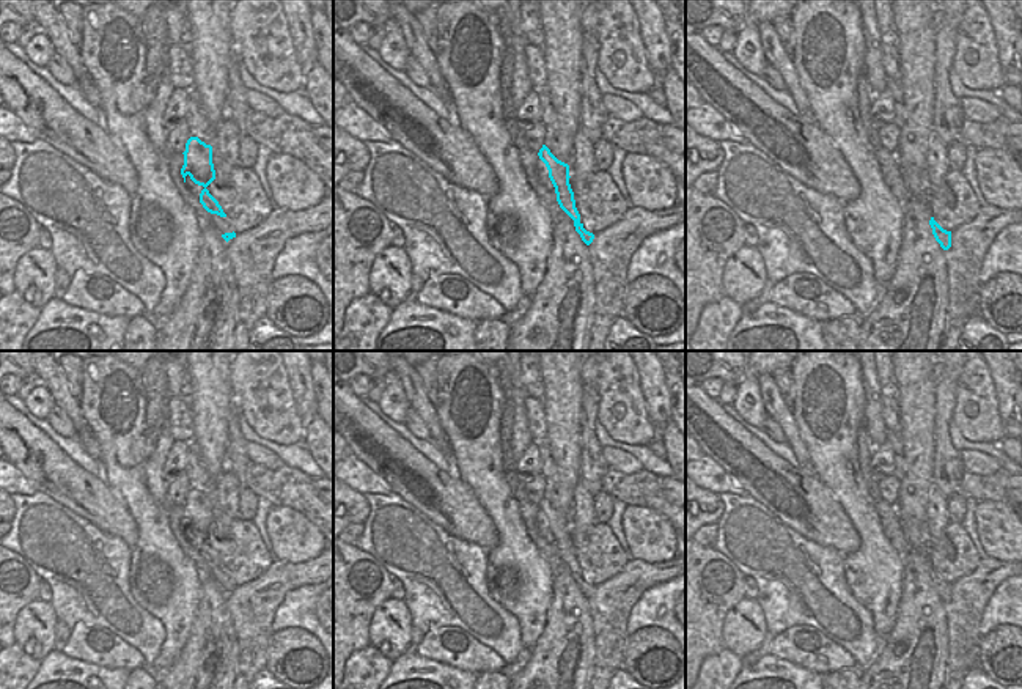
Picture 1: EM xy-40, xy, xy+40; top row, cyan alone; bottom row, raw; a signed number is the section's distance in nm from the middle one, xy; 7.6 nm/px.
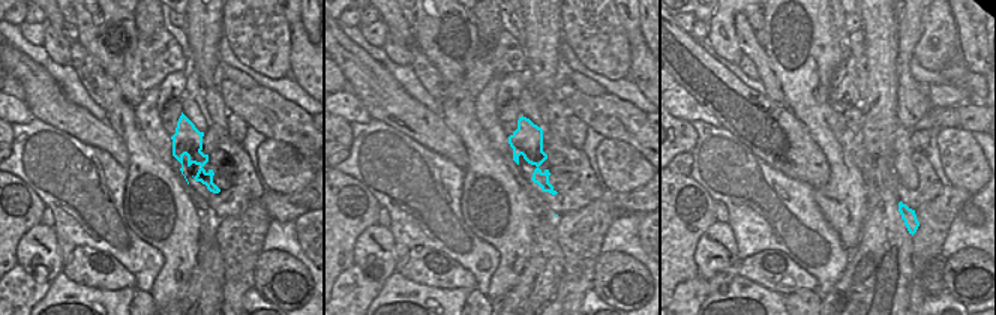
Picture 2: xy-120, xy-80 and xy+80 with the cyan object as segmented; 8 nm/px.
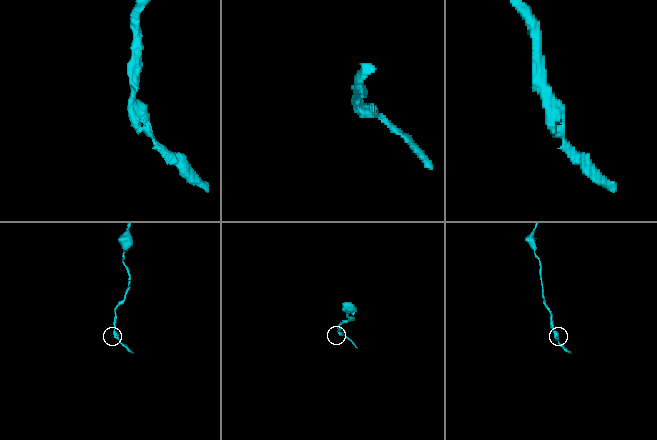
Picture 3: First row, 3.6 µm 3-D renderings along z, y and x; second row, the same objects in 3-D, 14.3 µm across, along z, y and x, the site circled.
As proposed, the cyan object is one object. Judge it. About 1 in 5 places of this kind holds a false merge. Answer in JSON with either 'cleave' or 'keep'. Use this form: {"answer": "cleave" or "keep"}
{"answer": "keep"}

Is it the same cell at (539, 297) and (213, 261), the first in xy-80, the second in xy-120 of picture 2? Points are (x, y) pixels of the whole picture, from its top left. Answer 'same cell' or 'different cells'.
same cell

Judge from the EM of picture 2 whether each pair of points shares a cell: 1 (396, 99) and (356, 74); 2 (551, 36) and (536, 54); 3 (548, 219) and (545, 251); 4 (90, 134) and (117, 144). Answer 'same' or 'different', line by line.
1: same
2: same
3: same
4: same

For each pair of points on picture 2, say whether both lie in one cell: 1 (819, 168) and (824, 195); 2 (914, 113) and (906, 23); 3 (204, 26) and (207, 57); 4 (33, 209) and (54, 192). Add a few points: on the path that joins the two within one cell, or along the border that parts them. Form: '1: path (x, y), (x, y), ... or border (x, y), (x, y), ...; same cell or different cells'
1: border (822, 150), (828, 164), (828, 180), (815, 189); different cells
2: path (908, 90), (903, 78), (906, 45); same cell
3: path (204, 33), (204, 50); same cell
4: border (17, 177), (33, 191), (45, 207); different cells

